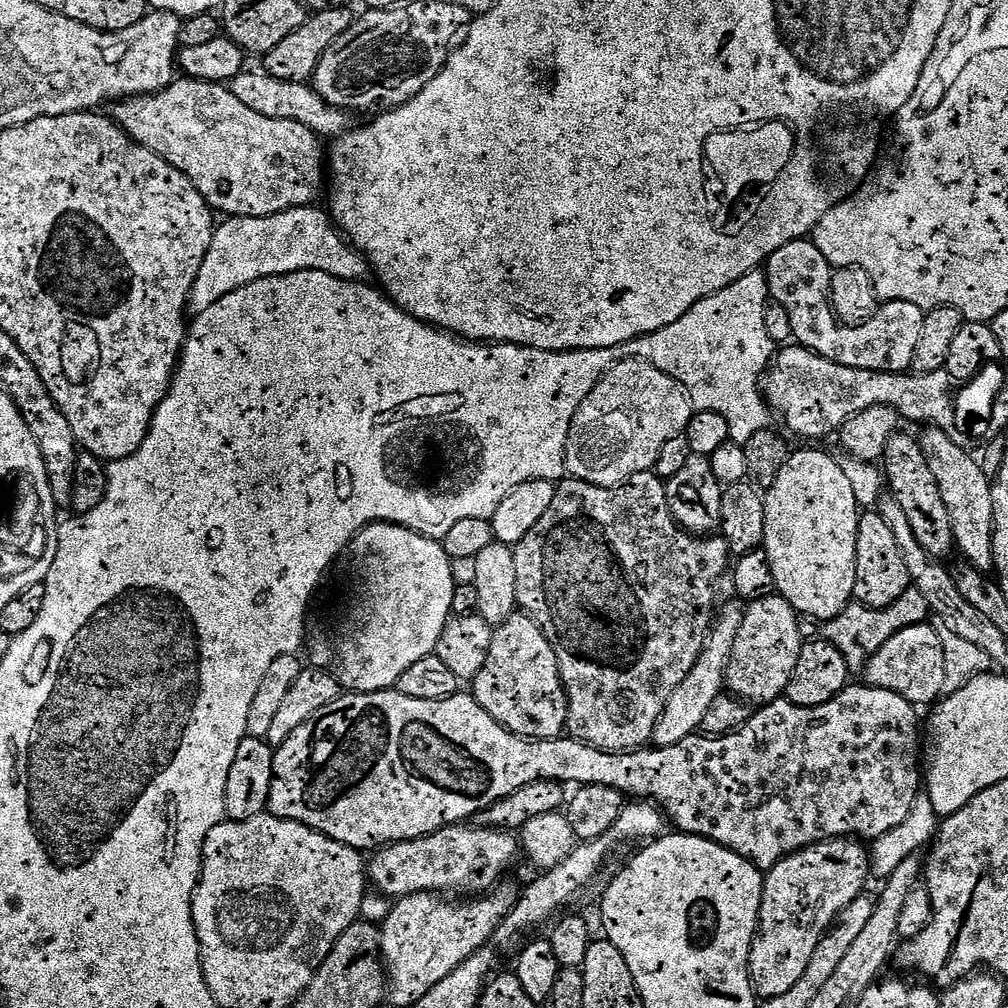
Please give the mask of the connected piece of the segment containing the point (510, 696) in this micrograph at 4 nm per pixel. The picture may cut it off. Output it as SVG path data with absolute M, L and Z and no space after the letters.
M513 614L492 633L482 670L470 681L470 695L516 736L531 740L563 737L568 723L568 698L560 681L560 667L552 641L528 616Z

